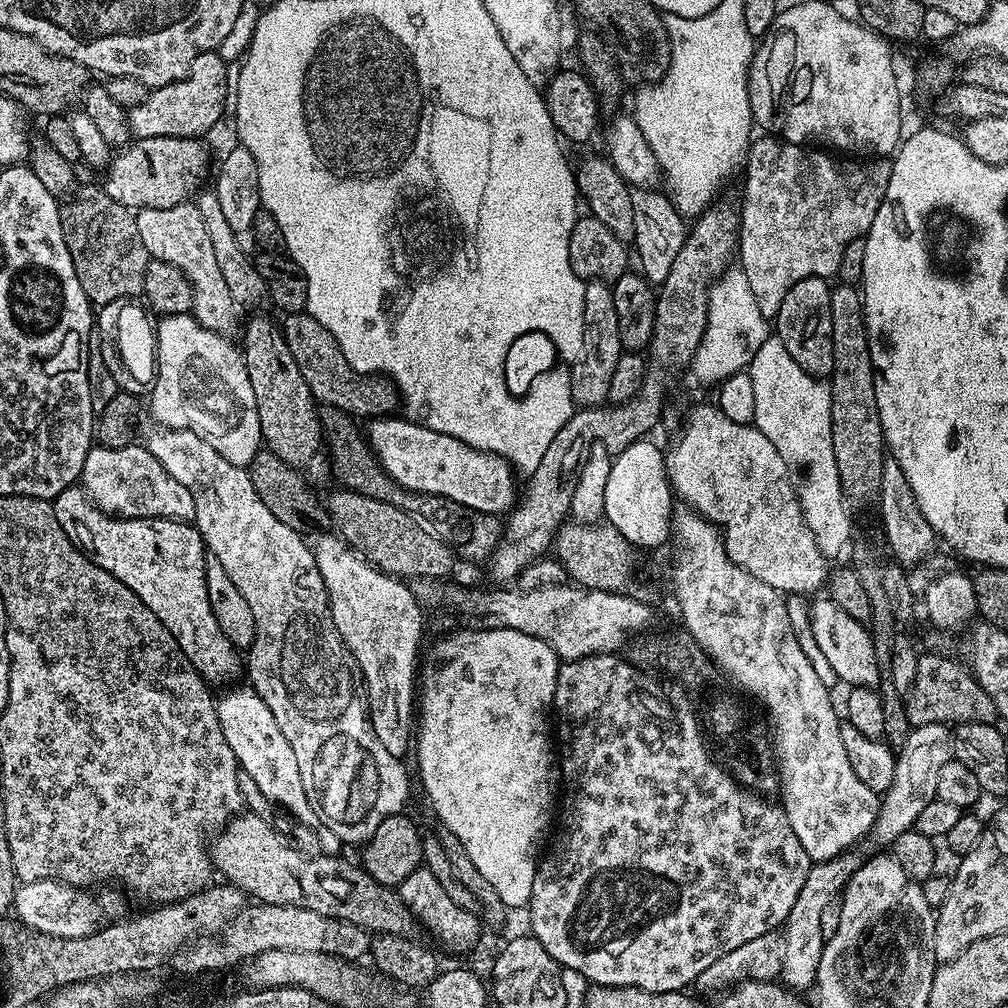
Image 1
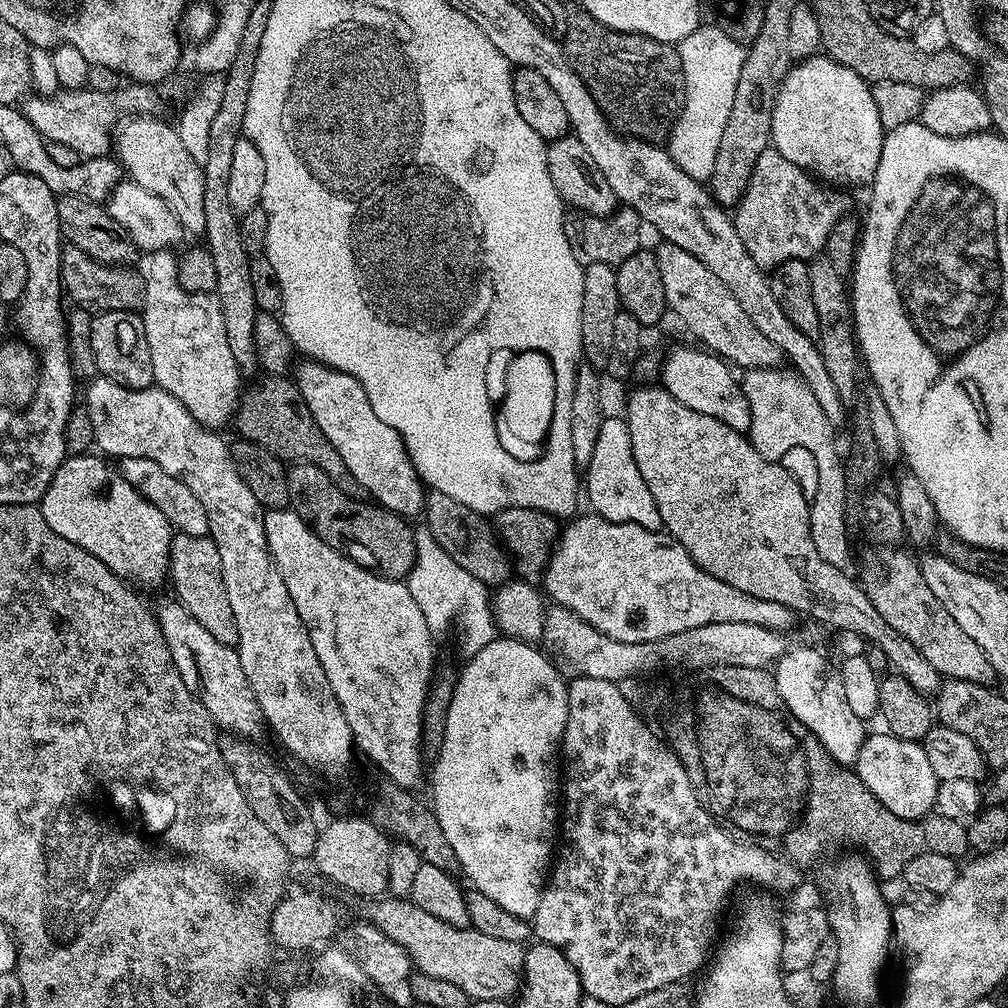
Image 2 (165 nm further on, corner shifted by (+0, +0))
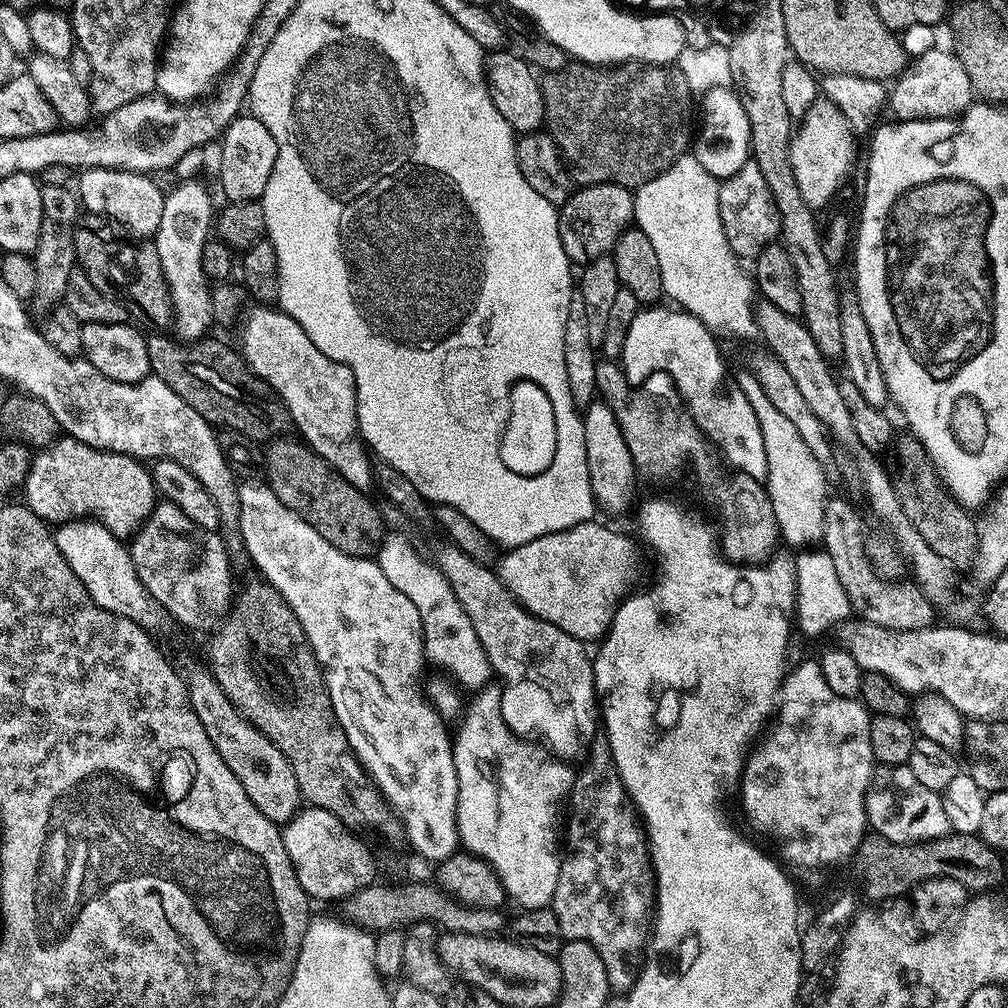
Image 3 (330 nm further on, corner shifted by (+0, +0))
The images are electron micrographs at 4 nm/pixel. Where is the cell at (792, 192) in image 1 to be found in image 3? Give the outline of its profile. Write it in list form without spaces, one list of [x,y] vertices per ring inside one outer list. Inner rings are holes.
[[[748,159],[730,178],[719,181],[718,214],[722,218],[722,230],[730,250],[737,258],[756,257],[767,244],[773,243],[780,234],[780,215],[772,202],[772,195],[758,170],[755,160]]]

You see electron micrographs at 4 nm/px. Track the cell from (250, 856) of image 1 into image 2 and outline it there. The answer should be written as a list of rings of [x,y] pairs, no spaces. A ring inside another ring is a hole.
[[[376,898],[369,904],[367,923],[382,930],[386,938],[394,938],[406,950],[417,973],[451,982],[472,1000],[511,1001],[519,993],[524,978],[525,949],[521,945],[478,934],[470,926],[450,926],[450,922],[426,914],[408,898]]]

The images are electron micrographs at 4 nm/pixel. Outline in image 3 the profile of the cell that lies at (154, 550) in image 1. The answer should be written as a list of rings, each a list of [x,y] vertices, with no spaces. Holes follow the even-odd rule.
[[[70,435],[56,438],[48,447],[39,449],[33,455],[28,477],[22,485],[23,503],[30,511],[38,514],[49,525],[59,526],[70,520],[91,518],[98,521],[106,530],[121,538],[128,538],[148,519],[149,513],[158,503],[158,493],[152,483],[152,473],[135,456],[124,456],[121,452],[107,452],[101,448],[91,448]]]

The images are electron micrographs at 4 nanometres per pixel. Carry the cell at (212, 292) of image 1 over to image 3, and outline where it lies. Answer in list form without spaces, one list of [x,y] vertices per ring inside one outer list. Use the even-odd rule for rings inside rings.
[[[85,168],[79,173],[78,199],[94,216],[107,216],[141,237],[155,237],[158,222],[162,222],[165,193],[155,184],[151,175],[142,172],[124,172],[121,168]]]

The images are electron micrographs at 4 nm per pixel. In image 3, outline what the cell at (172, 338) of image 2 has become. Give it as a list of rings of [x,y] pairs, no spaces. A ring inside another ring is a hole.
[[[199,179],[180,180],[177,188],[170,191],[164,197],[162,206],[162,222],[158,222],[158,230],[154,237],[154,243],[158,250],[158,258],[162,262],[164,277],[168,287],[172,290],[172,308],[174,311],[174,324],[180,327],[181,337],[200,338],[205,335],[208,327],[213,327],[214,321],[210,310],[209,291],[206,289],[206,277],[202,270],[202,250],[210,239],[210,233],[214,228],[214,208],[212,212],[212,196],[204,184],[199,184]]]

